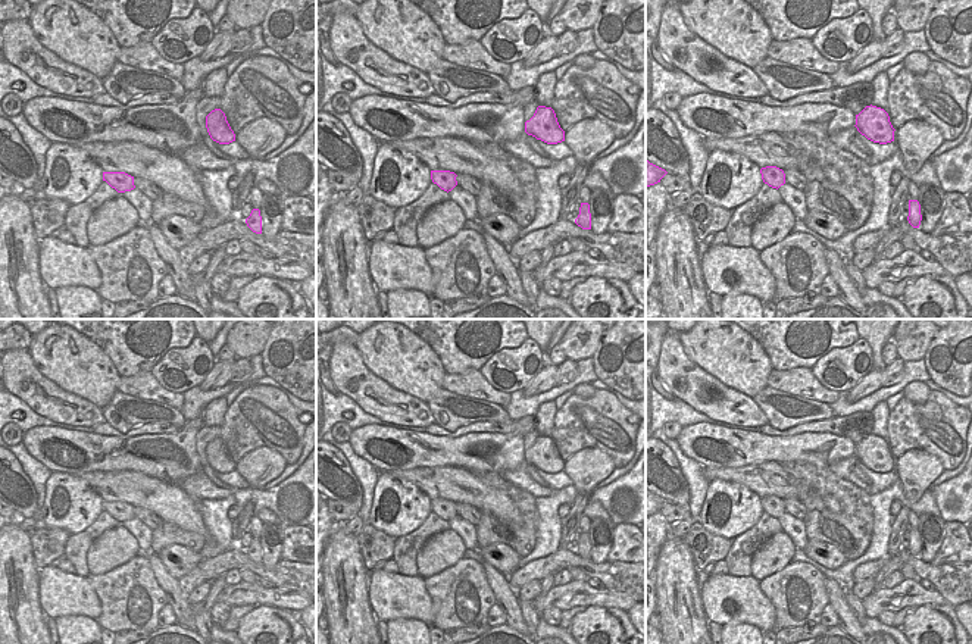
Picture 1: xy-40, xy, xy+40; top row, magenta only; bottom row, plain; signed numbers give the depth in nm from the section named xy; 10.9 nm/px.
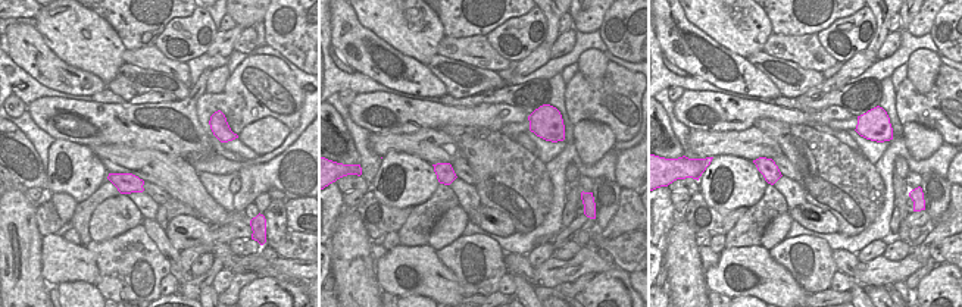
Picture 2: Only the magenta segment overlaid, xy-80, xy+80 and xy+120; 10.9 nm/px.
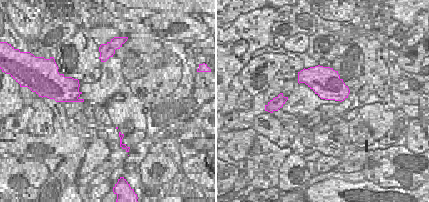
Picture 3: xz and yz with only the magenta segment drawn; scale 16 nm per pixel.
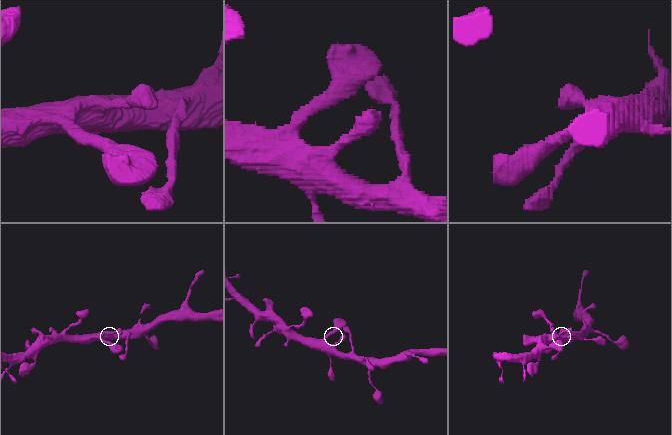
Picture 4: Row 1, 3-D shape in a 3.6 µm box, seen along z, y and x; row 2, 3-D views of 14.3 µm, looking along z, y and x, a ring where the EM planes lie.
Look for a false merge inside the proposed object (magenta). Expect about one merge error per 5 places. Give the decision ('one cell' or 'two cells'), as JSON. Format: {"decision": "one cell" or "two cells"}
{"decision": "one cell"}

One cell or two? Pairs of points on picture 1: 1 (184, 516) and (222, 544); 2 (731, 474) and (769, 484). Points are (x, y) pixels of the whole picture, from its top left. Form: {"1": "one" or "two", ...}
{"1": "two", "2": "one"}

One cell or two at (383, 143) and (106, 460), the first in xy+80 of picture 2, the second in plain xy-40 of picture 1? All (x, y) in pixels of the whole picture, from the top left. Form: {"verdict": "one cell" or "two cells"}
{"verdict": "two cells"}

